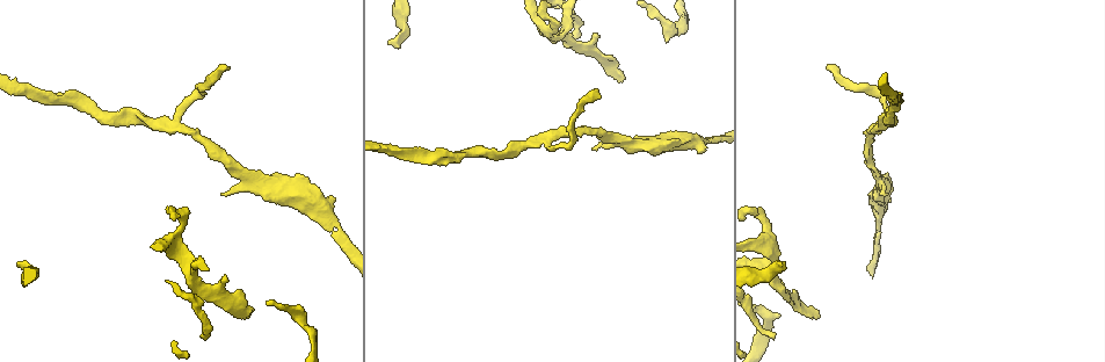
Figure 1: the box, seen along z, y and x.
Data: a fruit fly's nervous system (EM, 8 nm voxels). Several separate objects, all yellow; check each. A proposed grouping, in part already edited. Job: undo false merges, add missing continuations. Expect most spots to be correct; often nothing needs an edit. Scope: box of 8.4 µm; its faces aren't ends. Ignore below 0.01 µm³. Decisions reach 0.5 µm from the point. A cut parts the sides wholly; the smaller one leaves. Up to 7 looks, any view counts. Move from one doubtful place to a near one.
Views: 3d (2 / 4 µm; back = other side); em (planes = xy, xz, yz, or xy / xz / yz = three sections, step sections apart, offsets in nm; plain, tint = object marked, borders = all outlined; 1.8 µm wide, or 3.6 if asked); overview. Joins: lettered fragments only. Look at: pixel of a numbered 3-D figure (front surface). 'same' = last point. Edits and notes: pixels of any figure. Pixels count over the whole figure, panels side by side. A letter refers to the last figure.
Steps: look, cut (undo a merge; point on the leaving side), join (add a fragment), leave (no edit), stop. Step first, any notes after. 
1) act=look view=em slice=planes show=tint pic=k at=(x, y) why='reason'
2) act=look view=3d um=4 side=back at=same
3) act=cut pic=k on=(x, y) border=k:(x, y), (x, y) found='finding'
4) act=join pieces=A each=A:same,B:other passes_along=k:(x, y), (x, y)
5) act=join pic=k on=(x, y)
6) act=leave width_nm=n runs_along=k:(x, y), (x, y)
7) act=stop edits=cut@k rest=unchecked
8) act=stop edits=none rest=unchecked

act=look view=em slice=planes show=plain pic=1 at=(781, 263) why='branch stops here'

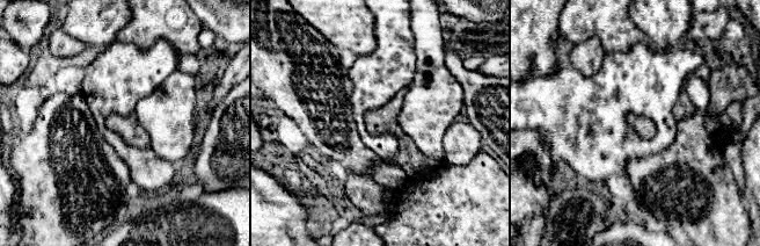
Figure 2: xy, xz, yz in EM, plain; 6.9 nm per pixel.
act=look view=em slice=planes show=borders at=same why='what lies round it'

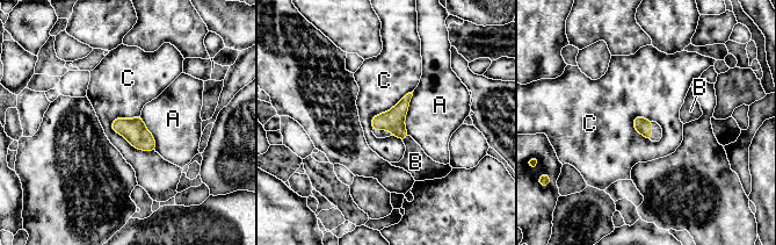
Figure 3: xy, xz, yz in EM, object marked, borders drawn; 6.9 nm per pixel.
act=join pieces=B width_nm=110 each=A:other,B:same,C:other found='it goes on there'

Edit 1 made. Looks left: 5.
act=look view=overview

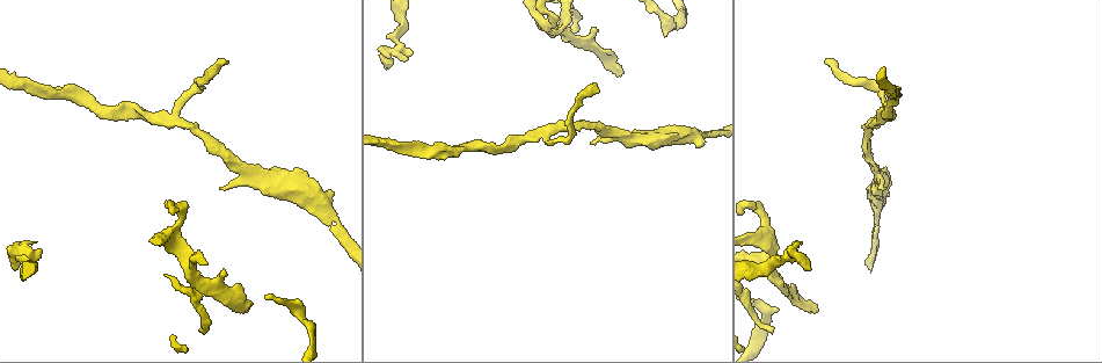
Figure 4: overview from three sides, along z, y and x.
act=look view=3d um=4 side=back pic=4 at=(187, 125) why='side arm on a straight run'

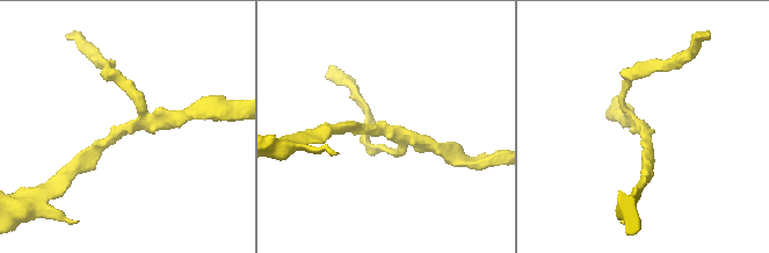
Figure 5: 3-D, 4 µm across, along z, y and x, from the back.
act=look view=em slice=yz step=8 show=tint pic=5 at=(643, 126) arms=3

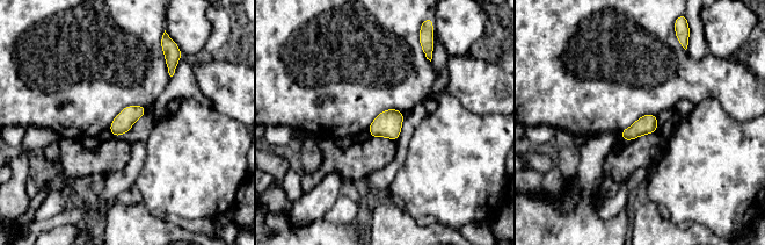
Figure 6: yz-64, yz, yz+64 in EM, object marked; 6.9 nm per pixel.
act=look view=em slice=xz step=16 show=borders at=same

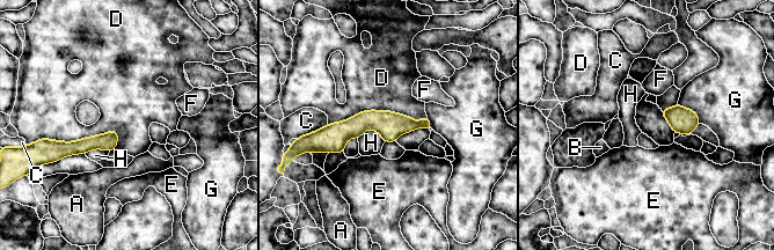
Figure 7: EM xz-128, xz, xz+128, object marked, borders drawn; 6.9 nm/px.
act=leave width_nm=30 longest_contact=D:700nm each=A:other,B:other,C:other,D:other,E:other,F:other,G:other,H:other found='continuous, no second neuron'

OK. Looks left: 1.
act=look view=em slice=planes show=borders pic=4 at=(832, 58) why='an open end'

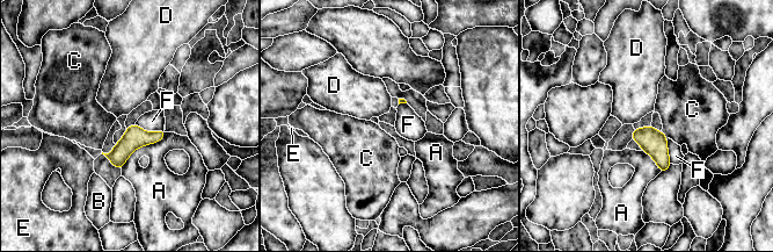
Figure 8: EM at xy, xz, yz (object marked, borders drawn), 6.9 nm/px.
act=leave each=A:other,B:other,C:other,D:other,E:other,F:other border=8:(135, 123), (150, 131), (163, 130) found='none of them fits'

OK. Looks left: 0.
act=stop edits=join@3 rest=unchecked

